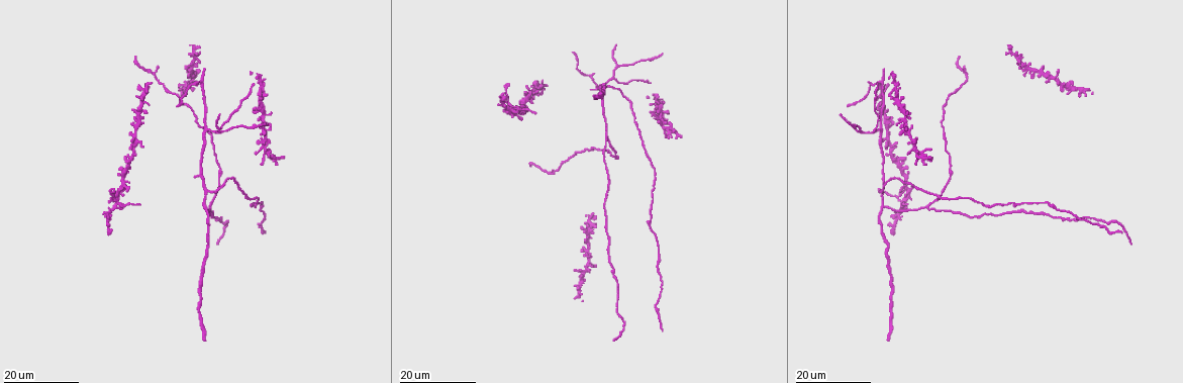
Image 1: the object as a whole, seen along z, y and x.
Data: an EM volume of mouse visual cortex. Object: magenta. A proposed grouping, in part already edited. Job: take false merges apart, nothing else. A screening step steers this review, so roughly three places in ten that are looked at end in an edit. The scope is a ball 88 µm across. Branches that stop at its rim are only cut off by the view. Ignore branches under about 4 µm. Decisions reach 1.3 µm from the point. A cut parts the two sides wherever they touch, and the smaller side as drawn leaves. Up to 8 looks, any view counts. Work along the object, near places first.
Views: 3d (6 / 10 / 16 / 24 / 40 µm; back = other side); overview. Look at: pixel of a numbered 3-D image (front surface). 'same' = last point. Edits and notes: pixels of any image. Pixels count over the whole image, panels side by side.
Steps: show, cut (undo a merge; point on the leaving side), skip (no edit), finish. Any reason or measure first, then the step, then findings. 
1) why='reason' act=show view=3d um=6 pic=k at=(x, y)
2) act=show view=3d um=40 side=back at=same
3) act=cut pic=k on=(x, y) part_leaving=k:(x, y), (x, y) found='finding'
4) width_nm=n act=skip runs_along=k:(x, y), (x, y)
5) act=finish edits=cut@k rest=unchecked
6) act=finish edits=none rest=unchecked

why='a fork' act=show view=3d um=24 pic=1 at=(617, 65)

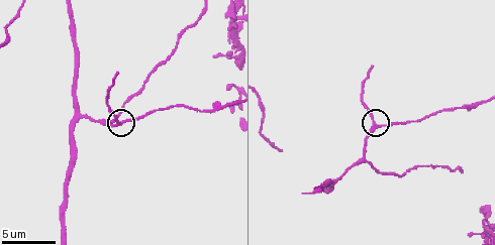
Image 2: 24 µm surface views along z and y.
act=show view=3d um=10 pic=2 at=(378, 126)

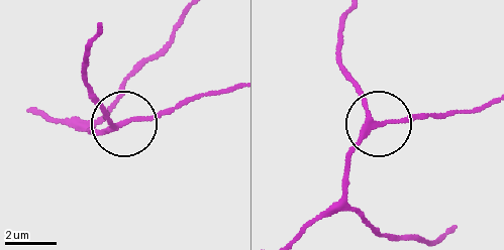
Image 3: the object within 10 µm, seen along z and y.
arms=3 act=skip runs_along=3:(305, 230), (338, 198), (346, 158), (375, 126), (340, 70) found='all the same cell'

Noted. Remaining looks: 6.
why='four-way junction' act=show view=3d um=24 pic=1 at=(120, 203)

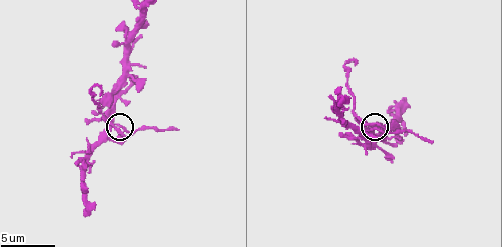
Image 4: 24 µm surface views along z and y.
act=show view=3d um=10 pic=4 at=(369, 129)

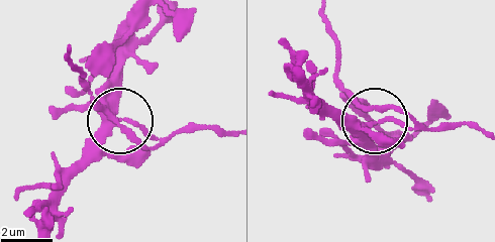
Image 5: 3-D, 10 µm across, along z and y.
side_arm_um=7 act=cut pic=5 on=(398, 106) part_leaving=5:(379, 119), (342, 82), (338, 43), (325, 10) found='a second cell is stuck on'

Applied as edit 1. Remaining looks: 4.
act=show view=overview

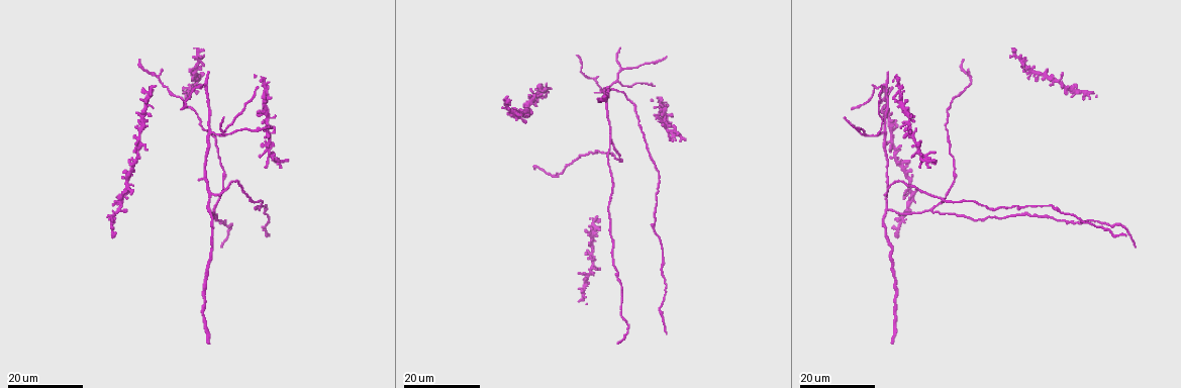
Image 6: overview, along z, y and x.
why='three-way junction' act=show view=3d um=16 pic=6 at=(159, 78)

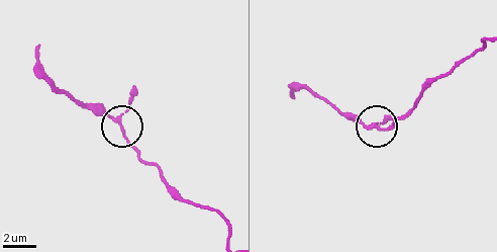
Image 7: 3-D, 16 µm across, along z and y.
why='closer look' act=show view=3d um=10 pic=7 at=(118, 120)

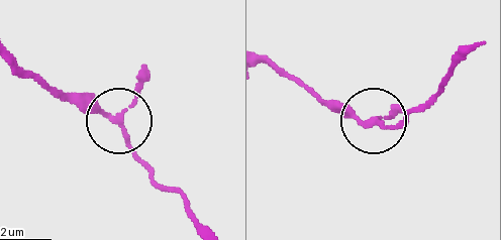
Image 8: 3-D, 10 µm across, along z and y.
side_arm_um=8 arms=3 act=skip found='one cell here'

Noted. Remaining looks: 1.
act=finish edits=cut@5 rest=unchecked

